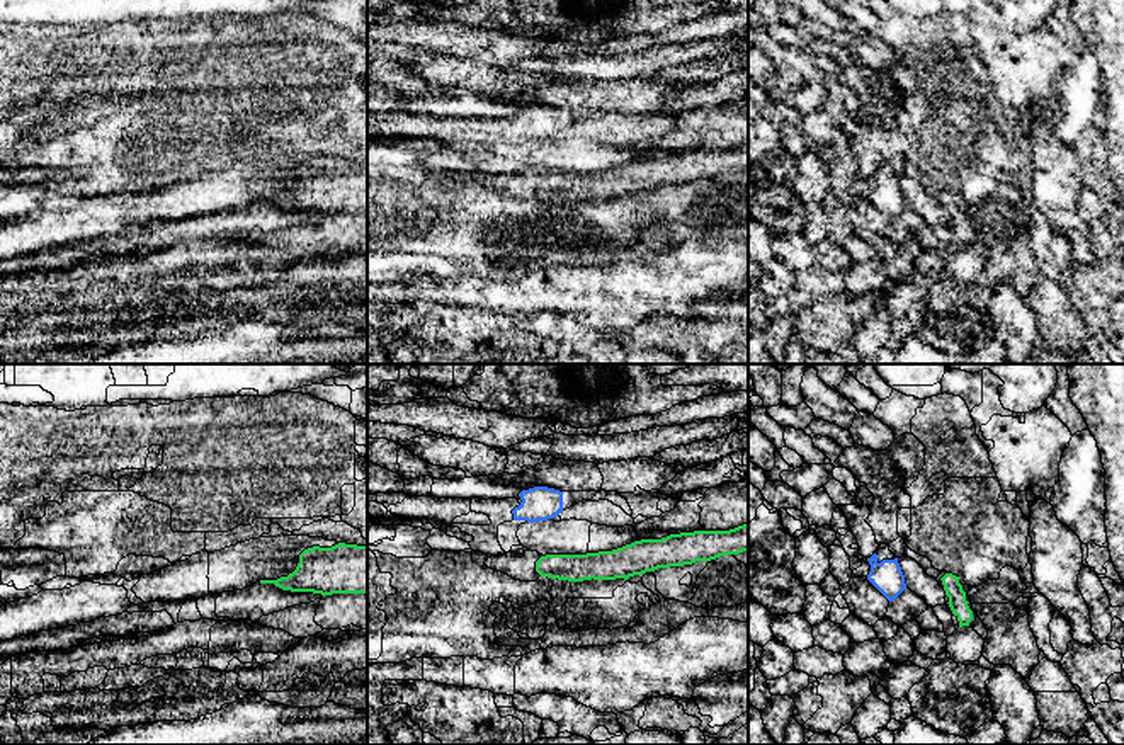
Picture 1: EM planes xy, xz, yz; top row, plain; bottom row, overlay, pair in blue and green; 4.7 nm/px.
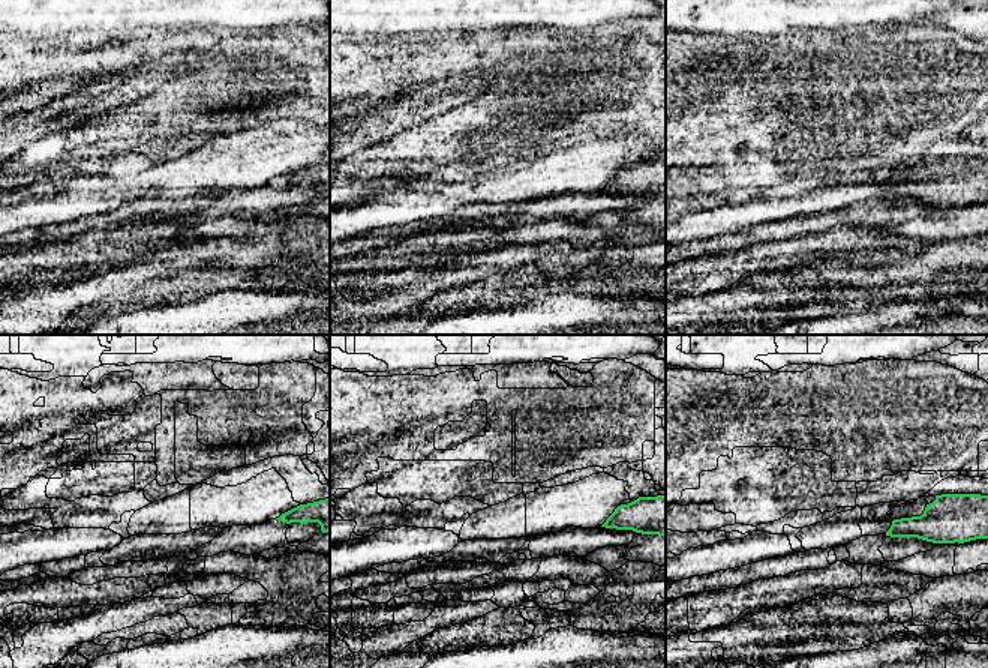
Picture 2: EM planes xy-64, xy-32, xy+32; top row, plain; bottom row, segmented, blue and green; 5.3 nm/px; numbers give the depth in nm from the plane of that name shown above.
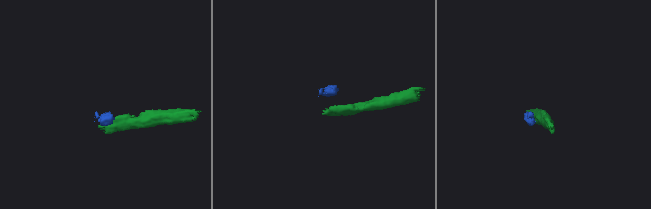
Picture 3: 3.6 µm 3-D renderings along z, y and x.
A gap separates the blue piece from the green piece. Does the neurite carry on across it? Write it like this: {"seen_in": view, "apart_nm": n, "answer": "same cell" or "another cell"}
{"seen_in": "xz", "apart_nm": 160, "answer": "another cell"}

